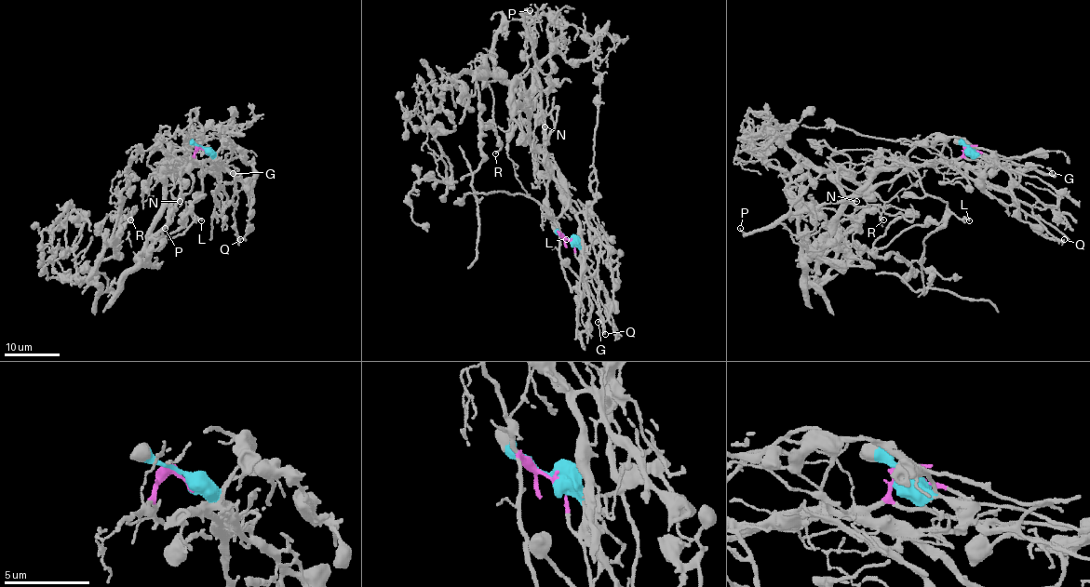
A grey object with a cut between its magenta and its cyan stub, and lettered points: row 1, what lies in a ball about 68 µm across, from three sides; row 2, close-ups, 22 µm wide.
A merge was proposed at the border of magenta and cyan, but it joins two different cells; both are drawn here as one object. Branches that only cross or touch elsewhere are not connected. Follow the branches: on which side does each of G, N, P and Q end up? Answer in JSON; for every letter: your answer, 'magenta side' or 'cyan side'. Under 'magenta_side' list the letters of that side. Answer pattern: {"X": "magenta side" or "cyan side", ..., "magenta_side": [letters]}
{"G": "magenta side", "N": "magenta side", "P": "magenta side", "Q": "cyan side", "magenta_side": ["G", "N", "P"]}

